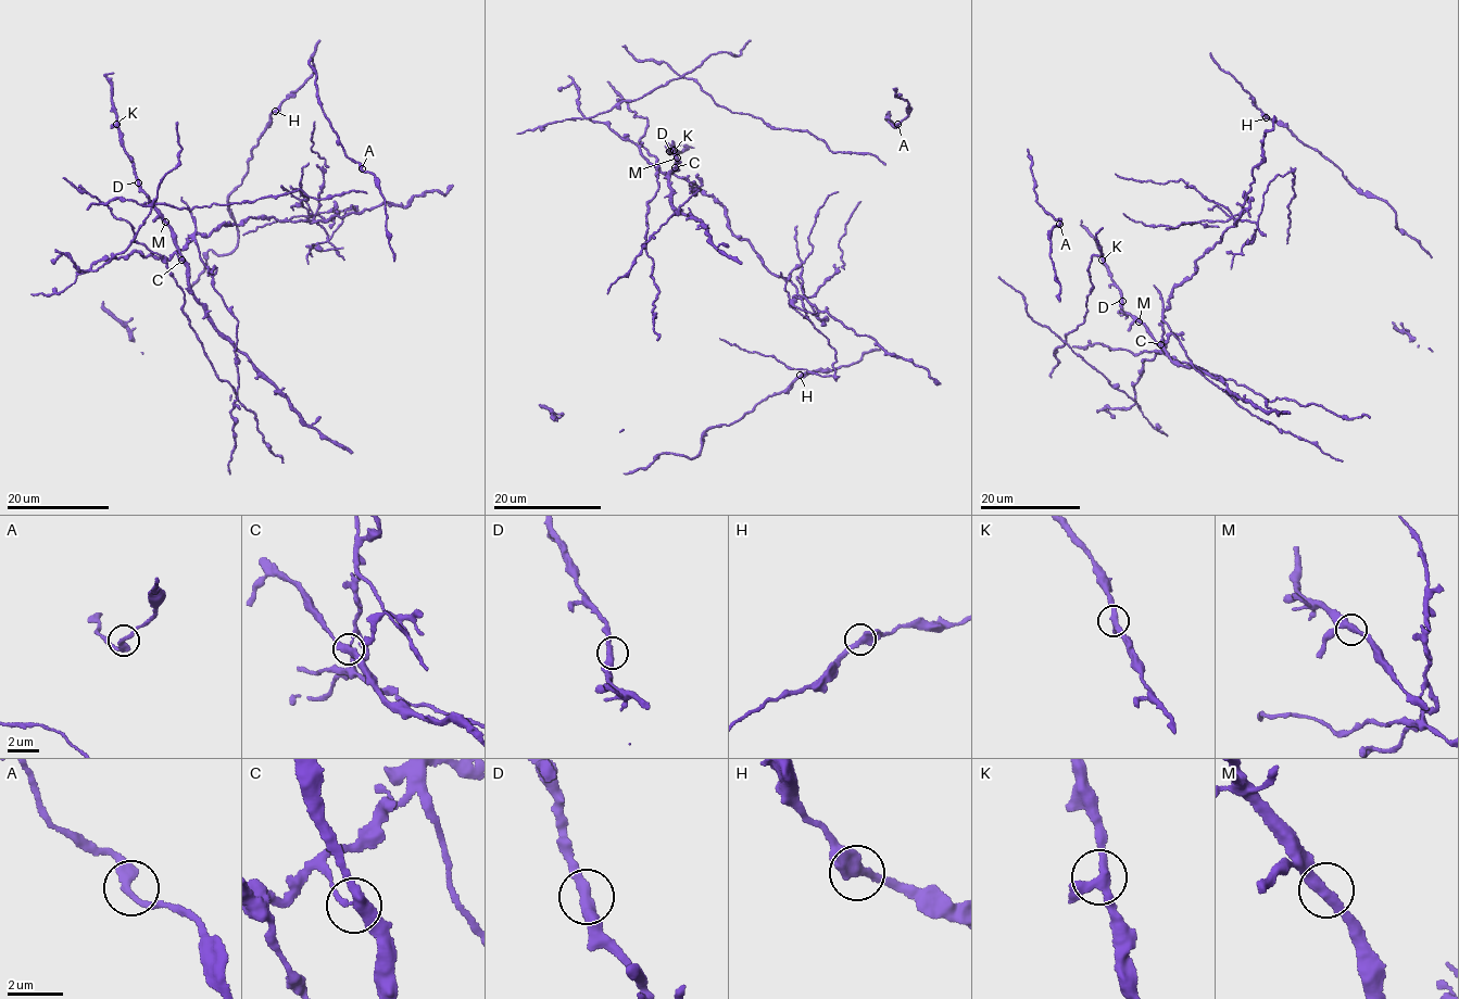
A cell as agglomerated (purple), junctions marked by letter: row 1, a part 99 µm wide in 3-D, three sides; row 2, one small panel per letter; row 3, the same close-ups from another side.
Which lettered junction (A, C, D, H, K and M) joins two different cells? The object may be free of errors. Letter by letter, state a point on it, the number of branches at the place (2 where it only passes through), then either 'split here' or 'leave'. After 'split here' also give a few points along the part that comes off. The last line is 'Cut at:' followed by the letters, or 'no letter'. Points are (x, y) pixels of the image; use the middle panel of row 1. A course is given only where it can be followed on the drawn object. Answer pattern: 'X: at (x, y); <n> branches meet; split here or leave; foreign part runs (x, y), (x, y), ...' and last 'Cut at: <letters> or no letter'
A: at (897, 124); 2 branches meet; leave
C: at (675, 167); 3 branches meet; split here; foreign part runs (675, 167), (663, 173), (589, 118), (684, 76), (732, 112), (807, 129), (837, 152), (885, 164)
D: at (669, 151); 2 branches meet; leave
H: at (800, 375); 2 branches meet; leave
K: at (674, 150); 3 branches meet; leave
M: at (677, 157); 2 branches meet; leave
Cut at: C

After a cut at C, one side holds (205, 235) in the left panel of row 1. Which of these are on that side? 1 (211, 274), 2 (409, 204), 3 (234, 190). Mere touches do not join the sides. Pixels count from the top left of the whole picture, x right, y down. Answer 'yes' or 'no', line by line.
1: yes
2: yes
3: no

